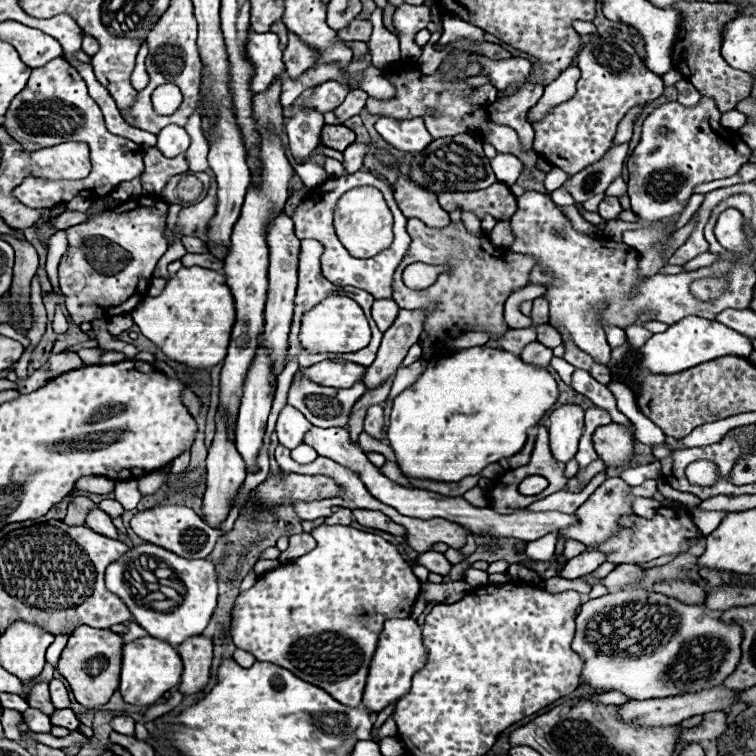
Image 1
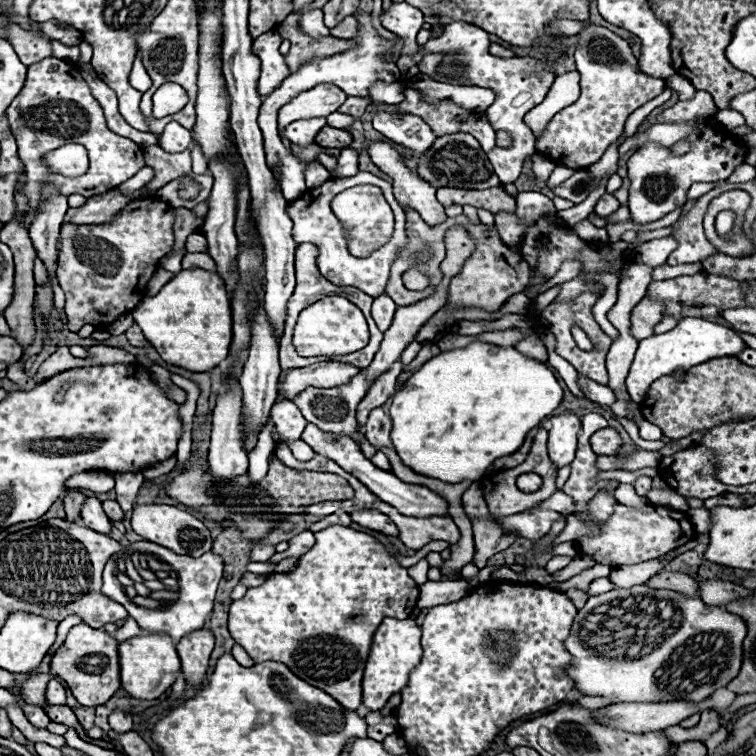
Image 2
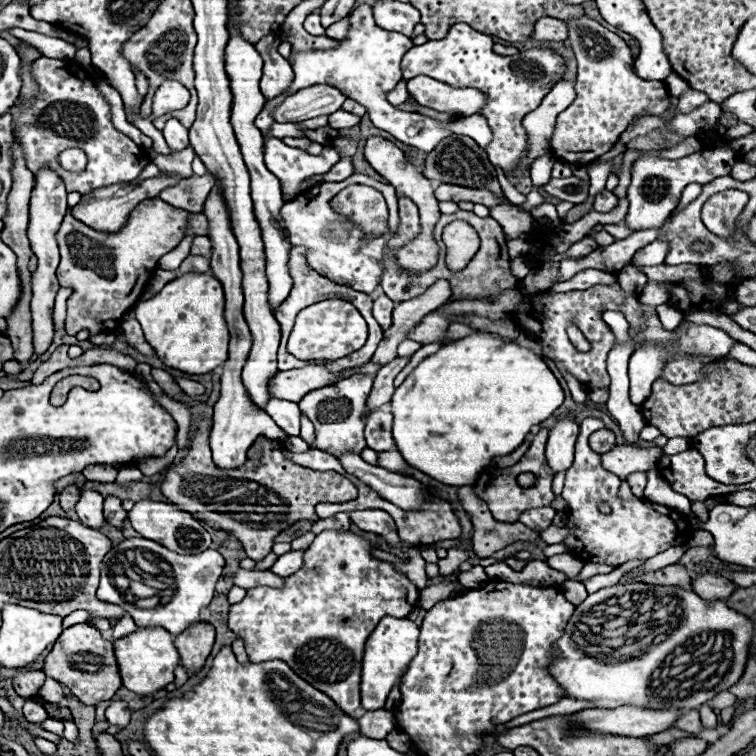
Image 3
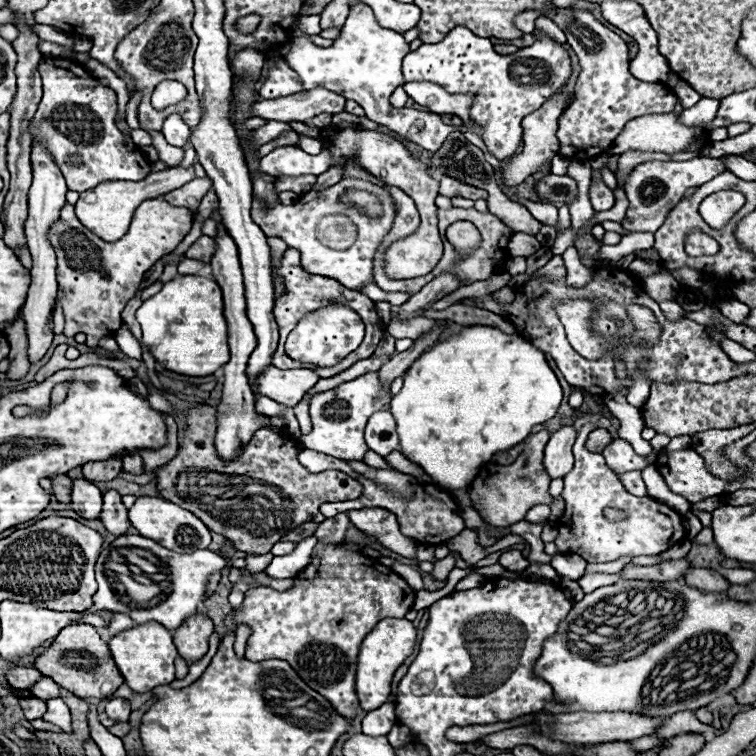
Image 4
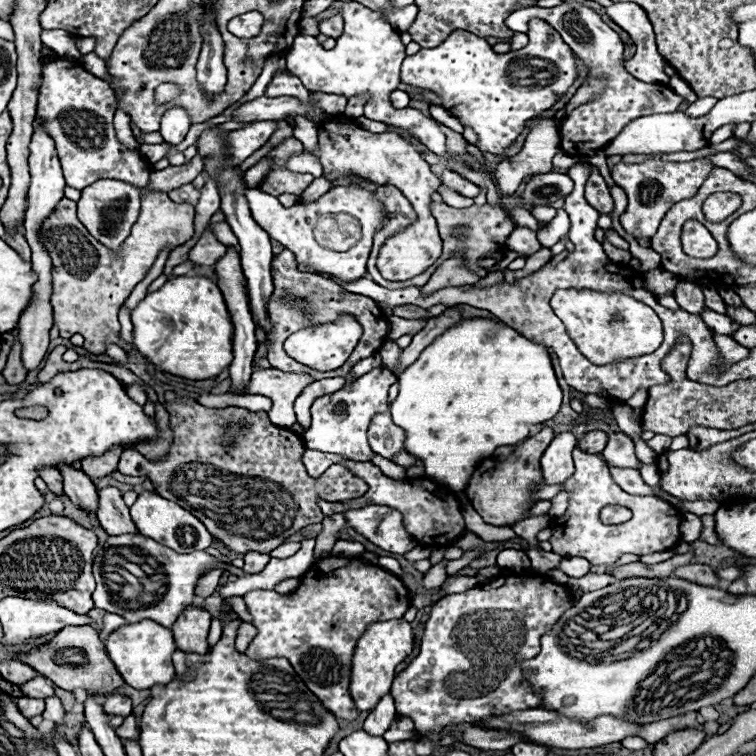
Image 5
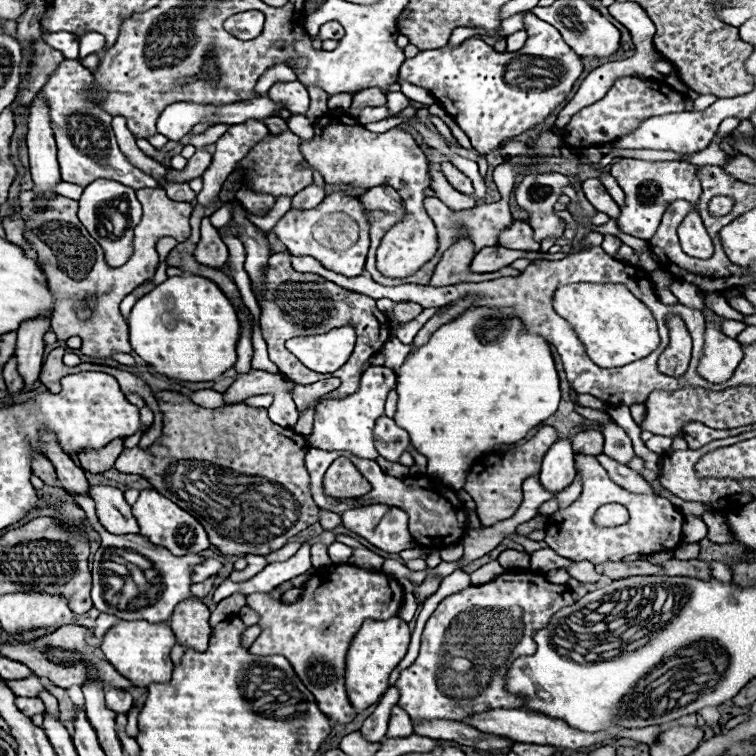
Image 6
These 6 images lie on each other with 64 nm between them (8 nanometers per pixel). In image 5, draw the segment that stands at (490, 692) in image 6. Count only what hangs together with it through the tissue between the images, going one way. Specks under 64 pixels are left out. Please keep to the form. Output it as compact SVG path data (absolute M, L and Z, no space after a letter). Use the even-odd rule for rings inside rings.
M496 576L486 584L478 584L460 594L440 598L424 626L420 654L402 670L392 682L392 694L396 698L396 710L402 716L414 720L420 736L438 742L440 728L448 724L480 722L496 712L516 712L540 706L540 696L522 680L518 670L520 660L528 660L540 652L540 636L552 628L552 624L572 608L574 600L566 586L554 584L544 576Z

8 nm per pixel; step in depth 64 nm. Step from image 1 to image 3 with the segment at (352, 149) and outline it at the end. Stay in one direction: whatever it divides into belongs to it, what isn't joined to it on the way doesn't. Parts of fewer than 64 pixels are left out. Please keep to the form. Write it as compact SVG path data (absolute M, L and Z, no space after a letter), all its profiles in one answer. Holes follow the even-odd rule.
M340 158L340 160L322 176L320 184L322 184L322 182L340 182L340 180L348 178L350 174L352 174L352 162L350 162L350 158Z

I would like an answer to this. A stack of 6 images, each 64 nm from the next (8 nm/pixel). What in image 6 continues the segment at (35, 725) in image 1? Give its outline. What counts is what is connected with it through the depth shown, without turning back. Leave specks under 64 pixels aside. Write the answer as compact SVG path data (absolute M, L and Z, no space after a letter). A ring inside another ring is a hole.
M16 696L16 706L20 712L26 716L34 714L44 714L44 702L40 698L26 698L26 696Z

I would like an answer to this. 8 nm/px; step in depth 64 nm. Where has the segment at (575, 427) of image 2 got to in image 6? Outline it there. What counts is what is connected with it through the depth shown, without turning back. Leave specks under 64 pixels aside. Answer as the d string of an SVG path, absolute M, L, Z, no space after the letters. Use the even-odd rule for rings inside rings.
M570 438L558 440L556 444L552 444L552 448L546 452L542 460L540 484L544 486L544 490L556 496L572 484L574 476L576 470L574 470L574 452L570 446Z

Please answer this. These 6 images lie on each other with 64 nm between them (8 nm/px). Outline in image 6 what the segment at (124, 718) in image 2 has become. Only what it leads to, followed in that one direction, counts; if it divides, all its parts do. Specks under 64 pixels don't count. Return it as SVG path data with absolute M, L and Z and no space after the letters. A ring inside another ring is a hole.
M106 686L104 692L106 692L106 704L108 704L108 708L112 708L118 714L126 714L132 708L132 704L134 704L132 696L126 690L122 690L122 688Z

